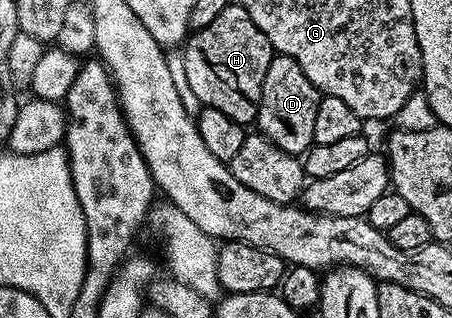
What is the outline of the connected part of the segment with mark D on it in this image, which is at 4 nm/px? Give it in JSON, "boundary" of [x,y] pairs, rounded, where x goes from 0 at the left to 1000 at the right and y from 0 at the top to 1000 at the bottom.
{"boundary":[[[611,170],[588,214],[588,252],[580,264],[575,336],[566,355],[564,393],[573,418],[595,434],[624,478],[670,491],[695,453],[695,377],[704,355],[710,292],[659,214],[655,192],[631,170]]]}

